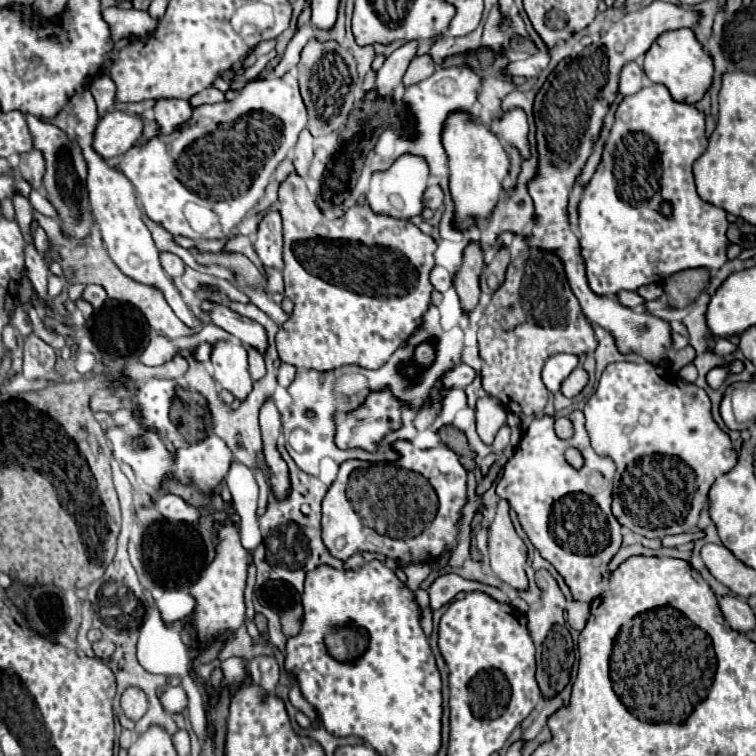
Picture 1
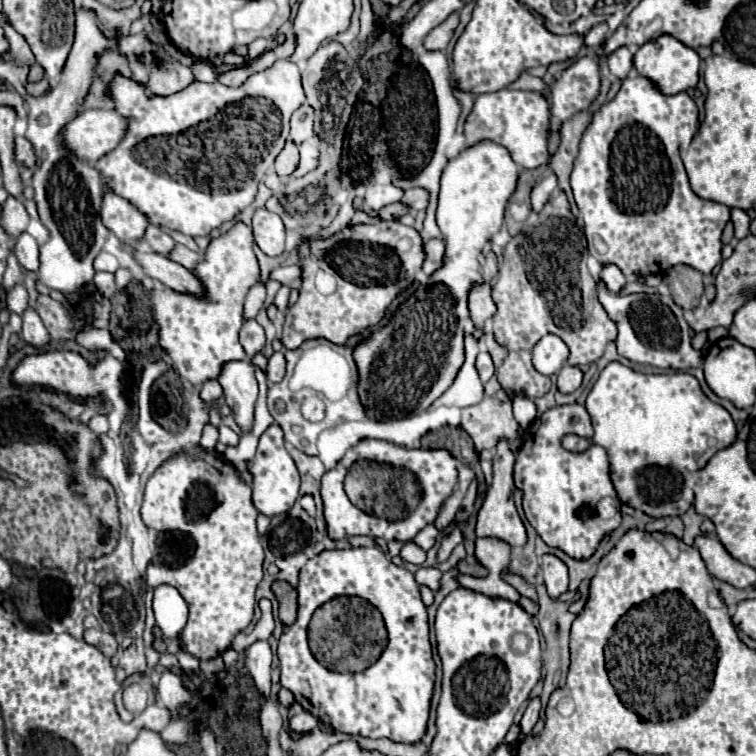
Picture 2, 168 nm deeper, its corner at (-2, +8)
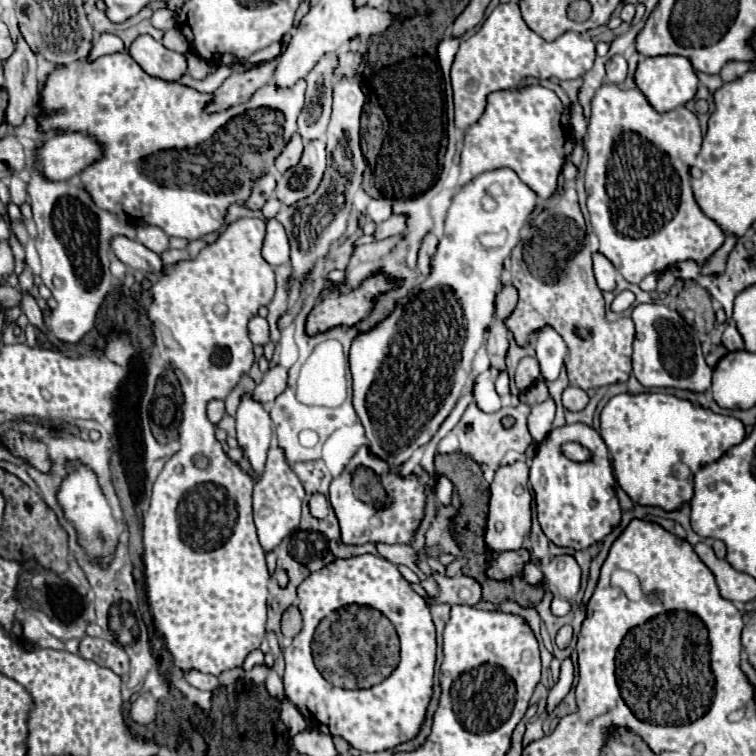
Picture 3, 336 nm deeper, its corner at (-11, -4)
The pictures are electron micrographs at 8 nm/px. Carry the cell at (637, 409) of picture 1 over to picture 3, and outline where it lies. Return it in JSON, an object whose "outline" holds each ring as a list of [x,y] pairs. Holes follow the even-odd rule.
{"outline":[[[619,394],[601,412],[601,436],[613,452],[617,482],[631,500],[673,510],[693,496],[693,478],[675,478],[673,466],[687,458],[687,466],[695,474],[701,466],[719,460],[731,446],[741,444],[745,426],[733,416],[715,414],[669,394]]]}

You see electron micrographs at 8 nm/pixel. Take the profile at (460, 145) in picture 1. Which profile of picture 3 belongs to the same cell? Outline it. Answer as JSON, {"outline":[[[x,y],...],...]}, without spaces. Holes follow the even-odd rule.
{"outline":[[[499,168],[485,172],[465,184],[455,196],[447,210],[445,232],[437,244],[437,252],[431,258],[431,272],[423,280],[421,288],[409,296],[397,300],[393,312],[377,322],[369,332],[359,332],[351,344],[351,374],[353,374],[353,406],[365,428],[369,440],[369,452],[397,470],[411,454],[427,444],[439,426],[445,422],[453,410],[461,390],[465,388],[475,352],[485,340],[485,332],[493,322],[497,284],[501,278],[503,262],[511,254],[513,246],[519,242],[519,232],[527,222],[529,214],[537,204],[537,194],[519,180],[519,176],[509,168]],[[479,236],[489,249],[499,248],[497,252],[487,252],[479,244]]]}

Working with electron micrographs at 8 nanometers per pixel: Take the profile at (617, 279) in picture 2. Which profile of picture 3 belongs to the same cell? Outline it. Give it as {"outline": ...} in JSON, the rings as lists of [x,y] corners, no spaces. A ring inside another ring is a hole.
{"outline":[[[593,252],[593,276],[601,290],[615,288],[615,268],[613,264],[599,252]]]}

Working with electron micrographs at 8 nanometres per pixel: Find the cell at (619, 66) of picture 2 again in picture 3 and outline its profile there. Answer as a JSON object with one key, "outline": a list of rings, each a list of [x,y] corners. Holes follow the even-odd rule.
{"outline":[[[611,56],[605,64],[605,70],[607,70],[607,80],[611,84],[621,84],[627,76],[627,60],[623,56]]]}

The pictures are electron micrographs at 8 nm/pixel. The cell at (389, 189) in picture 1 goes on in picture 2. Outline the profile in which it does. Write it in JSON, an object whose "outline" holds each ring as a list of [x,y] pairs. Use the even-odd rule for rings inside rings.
{"outline":[[[386,184],[386,186],[376,186],[374,190],[366,190],[366,204],[372,208],[372,210],[380,210],[384,208],[386,204],[394,204],[394,202],[400,202],[404,196],[404,190],[394,186],[394,184]]]}

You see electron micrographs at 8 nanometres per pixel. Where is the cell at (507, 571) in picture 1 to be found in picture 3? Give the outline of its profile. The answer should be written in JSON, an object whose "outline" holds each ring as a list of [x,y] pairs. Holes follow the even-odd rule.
{"outline":[[[518,461],[507,466],[499,466],[495,470],[495,478],[491,482],[491,500],[489,500],[489,520],[485,542],[491,550],[519,550],[523,546],[523,538],[531,530],[531,494],[528,488],[529,466]]]}

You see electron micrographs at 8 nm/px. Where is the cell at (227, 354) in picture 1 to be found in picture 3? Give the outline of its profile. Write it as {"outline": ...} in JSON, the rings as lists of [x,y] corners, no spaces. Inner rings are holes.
{"outline":[[[249,394],[241,398],[235,418],[237,418],[237,442],[251,464],[253,470],[251,478],[255,482],[259,480],[259,474],[263,474],[269,442],[273,436],[271,418],[267,410],[259,402],[255,402]]]}

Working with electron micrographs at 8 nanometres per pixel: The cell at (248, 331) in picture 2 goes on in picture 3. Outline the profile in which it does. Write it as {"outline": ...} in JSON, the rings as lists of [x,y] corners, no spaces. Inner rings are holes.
{"outline":[[[253,316],[249,320],[249,338],[253,344],[265,344],[269,340],[269,326],[267,320],[261,316]]]}

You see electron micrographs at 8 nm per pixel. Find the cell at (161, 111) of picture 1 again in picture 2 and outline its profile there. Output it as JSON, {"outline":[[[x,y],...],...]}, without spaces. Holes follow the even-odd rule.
{"outline":[[[168,58],[164,66],[150,68],[148,88],[156,96],[172,96],[174,92],[180,92],[182,88],[188,88],[192,82],[194,82],[192,70]]]}

